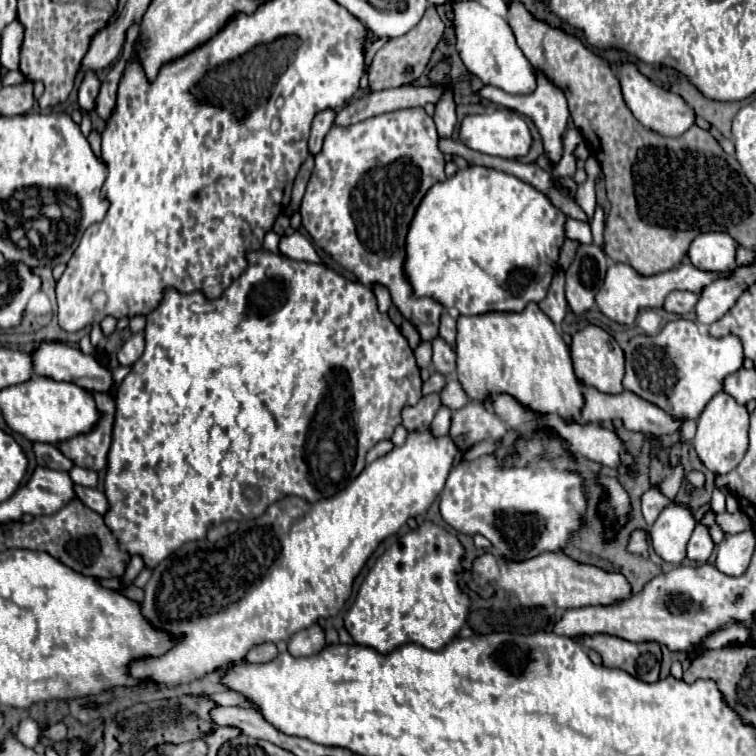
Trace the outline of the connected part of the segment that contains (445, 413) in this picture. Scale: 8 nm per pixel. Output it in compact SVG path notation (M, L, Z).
M444 405L440 407L440 413L436 413L436 417L432 419L432 433L436 433L436 437L442 437L442 435L448 435L448 429L450 429L450 409L446 409Z

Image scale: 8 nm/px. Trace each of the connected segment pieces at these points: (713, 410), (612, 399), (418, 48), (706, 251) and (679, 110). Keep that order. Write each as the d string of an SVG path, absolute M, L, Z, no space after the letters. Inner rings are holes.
M720 391L708 401L708 405L704 407L696 423L698 423L698 431L696 431L692 445L698 457L702 459L702 463L712 473L718 473L718 475L732 471L744 459L748 451L748 411L746 407L738 405L730 395Z
M582 387L582 393L584 393L584 399L586 399L586 405L582 409L582 417L586 423L600 423L600 421L612 421L614 417L624 421L624 427L630 429L630 431L638 431L638 433L644 433L644 435L654 435L654 437L660 437L660 435L672 435L680 429L680 425L684 423L684 419L678 419L678 417L668 417L668 413L664 413L660 407L644 401L642 397L636 397L632 391L622 391L618 395L606 395L606 393L600 393L598 389L594 387Z
M428 7L422 21L412 31L408 31L402 37L388 39L384 43L384 47L380 47L380 51L374 55L372 65L370 65L370 89L382 91L382 89L414 83L420 75L424 75L424 71L428 67L428 59L430 59L434 47L442 41L444 31L446 31L446 23L440 19L440 15L436 13L434 7Z
M702 233L692 241L688 257L696 269L730 273L736 269L736 241L728 233Z
M626 63L618 69L620 75L620 85L622 85L622 95L626 105L630 107L630 111L634 113L634 117L646 127L652 129L654 133L660 133L664 137L680 137L680 133L686 133L694 123L696 123L696 115L692 111L692 107L682 99L676 97L676 93L668 93L666 89L654 85L650 79L646 79L636 65Z

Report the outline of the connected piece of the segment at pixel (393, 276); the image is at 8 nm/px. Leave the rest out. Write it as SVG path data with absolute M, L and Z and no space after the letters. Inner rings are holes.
M424 107L398 109L364 119L356 125L334 125L324 137L322 151L316 155L316 167L300 205L302 225L310 233L314 245L328 253L344 269L352 271L360 283L384 285L390 291L398 311L416 327L422 341L432 341L432 337L438 335L442 305L428 297L414 297L412 287L402 271L406 255L404 245L418 203L434 183L444 179L444 155L438 149L438 133L432 117L424 111Z

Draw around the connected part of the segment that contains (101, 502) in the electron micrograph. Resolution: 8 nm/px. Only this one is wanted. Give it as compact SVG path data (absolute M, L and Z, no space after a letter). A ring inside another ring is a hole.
M74 485L74 495L76 495L76 499L84 501L84 505L88 505L90 509L94 509L94 511L100 513L100 515L104 515L106 509L108 509L108 501L106 501L104 493L98 491L98 489L82 487L82 485Z

